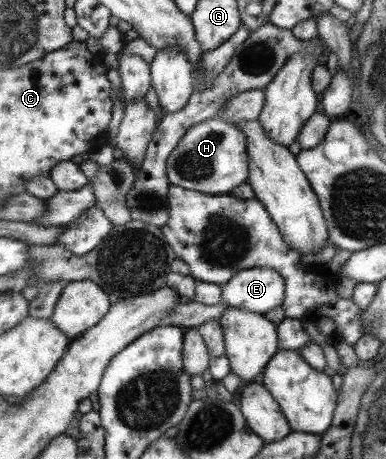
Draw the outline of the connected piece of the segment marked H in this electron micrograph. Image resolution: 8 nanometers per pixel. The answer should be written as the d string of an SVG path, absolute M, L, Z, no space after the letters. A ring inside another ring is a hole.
M212 116L191 126L179 140L167 160L166 174L172 186L182 186L206 194L228 195L232 188L240 186L249 178L249 153L247 134L229 120Z

